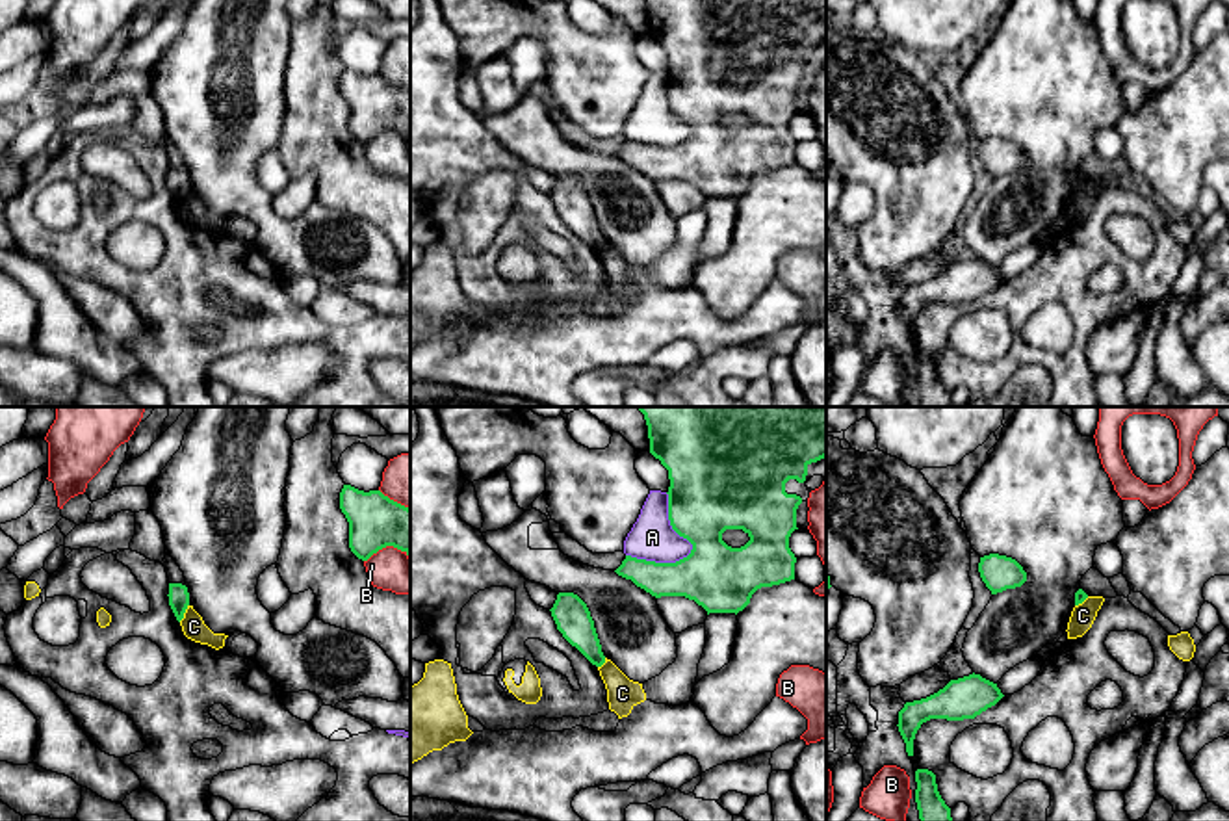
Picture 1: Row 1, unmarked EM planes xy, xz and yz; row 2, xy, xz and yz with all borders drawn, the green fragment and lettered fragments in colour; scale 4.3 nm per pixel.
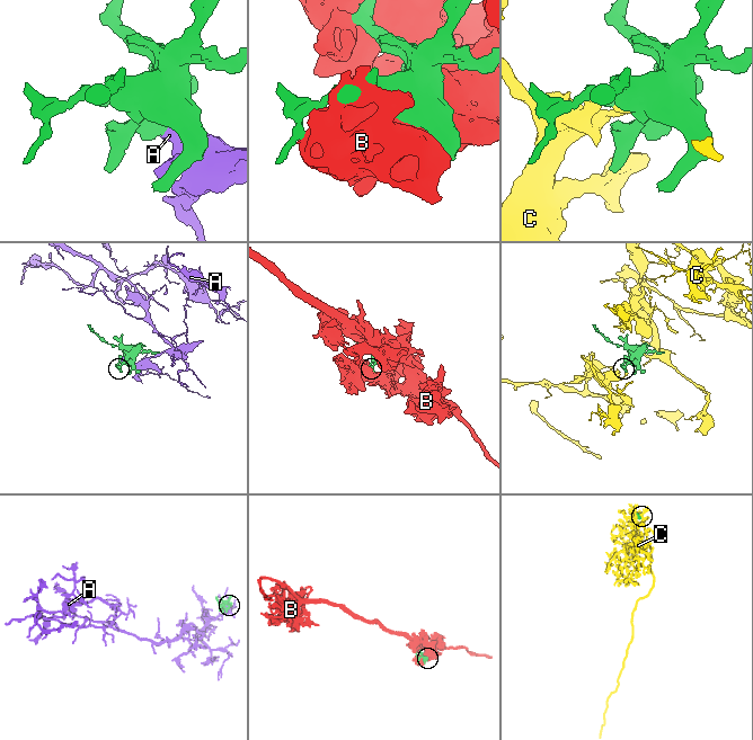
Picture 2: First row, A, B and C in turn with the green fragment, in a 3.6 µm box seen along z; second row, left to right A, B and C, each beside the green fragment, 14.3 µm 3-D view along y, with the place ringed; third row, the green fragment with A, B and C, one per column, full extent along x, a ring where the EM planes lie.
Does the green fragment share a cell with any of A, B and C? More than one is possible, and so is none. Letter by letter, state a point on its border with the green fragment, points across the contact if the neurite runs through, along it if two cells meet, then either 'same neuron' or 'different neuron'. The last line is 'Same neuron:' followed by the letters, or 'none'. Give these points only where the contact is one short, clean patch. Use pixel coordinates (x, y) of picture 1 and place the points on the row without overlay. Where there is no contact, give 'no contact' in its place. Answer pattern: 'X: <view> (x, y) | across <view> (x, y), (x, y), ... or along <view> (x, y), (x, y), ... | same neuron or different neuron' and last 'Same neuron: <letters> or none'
A: xz (689, 138) | different neuron
B: xy (387, 129) | different neuron
C: xy (184, 195) | along xy (188, 188), (179, 205) | different neuron
Same neuron: none

